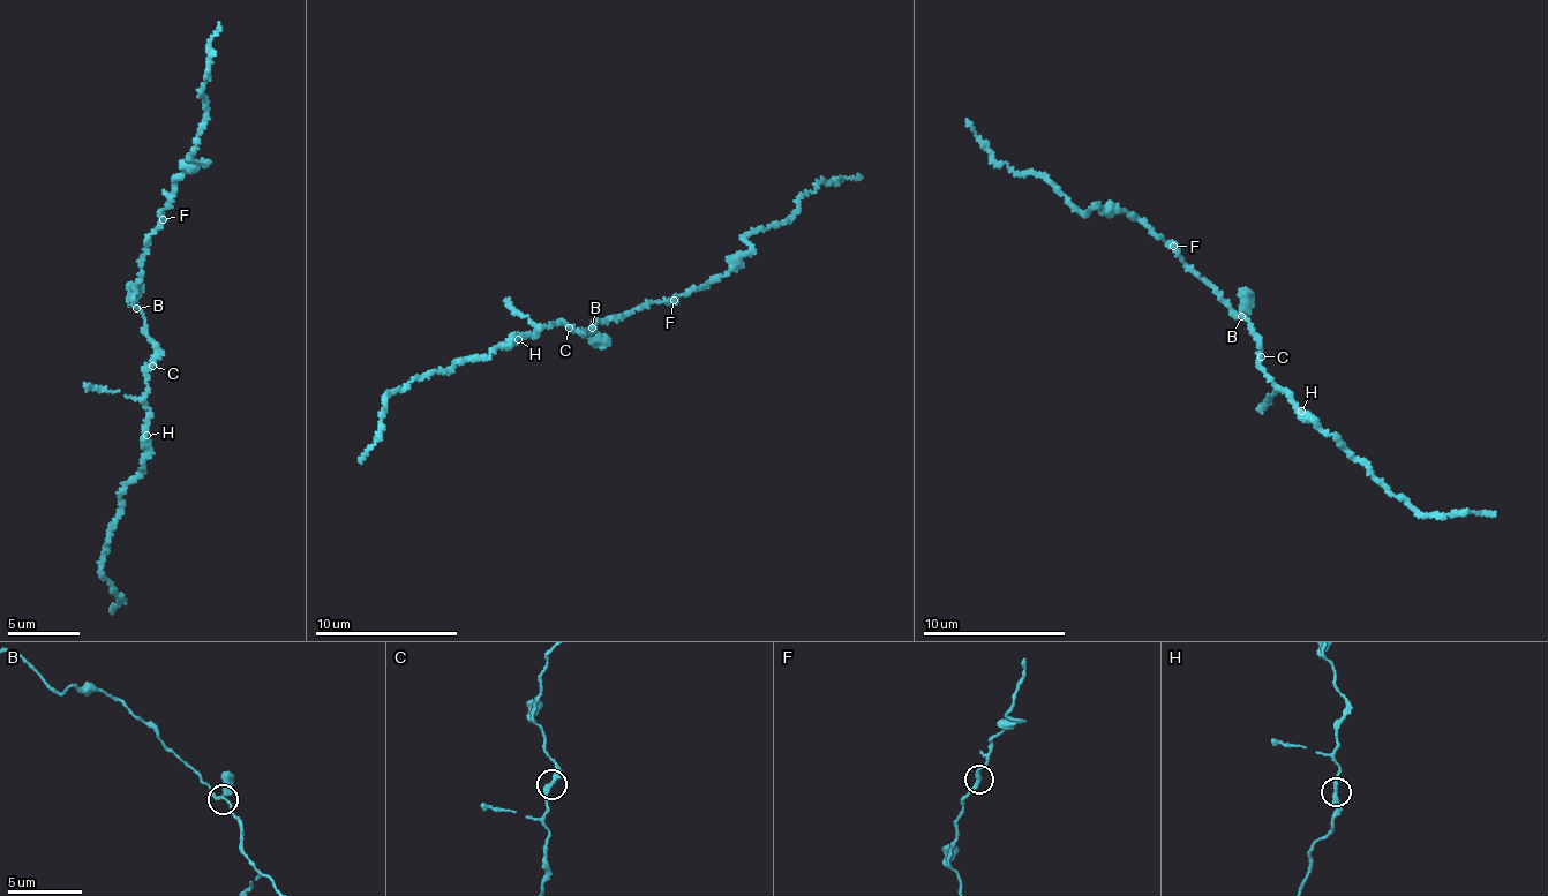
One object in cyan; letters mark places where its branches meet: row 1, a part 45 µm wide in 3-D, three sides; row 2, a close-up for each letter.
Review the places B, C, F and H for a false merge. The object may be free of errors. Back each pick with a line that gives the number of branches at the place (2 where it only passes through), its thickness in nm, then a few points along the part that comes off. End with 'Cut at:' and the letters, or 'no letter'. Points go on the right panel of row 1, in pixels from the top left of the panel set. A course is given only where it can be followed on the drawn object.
F: 2 | 260 nm | (1172, 247), (1128, 212), (1091, 209), (1086, 215), (1039, 175), (1022, 175), (999, 164), (967, 119)
Cut at: F

